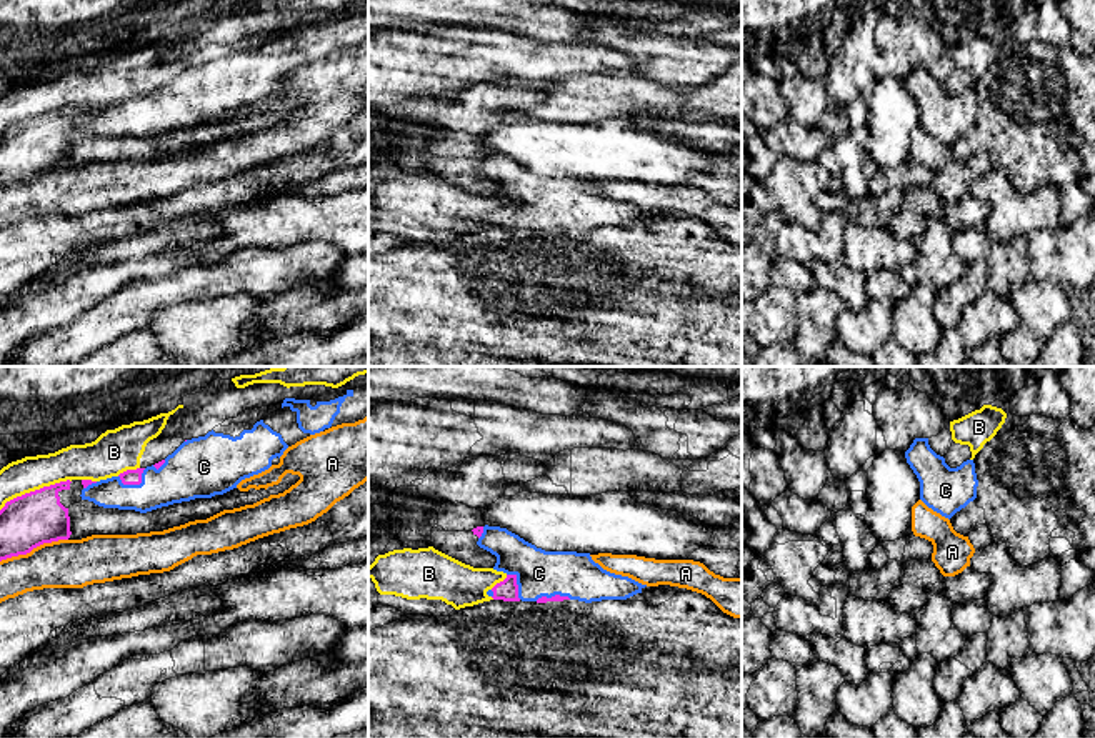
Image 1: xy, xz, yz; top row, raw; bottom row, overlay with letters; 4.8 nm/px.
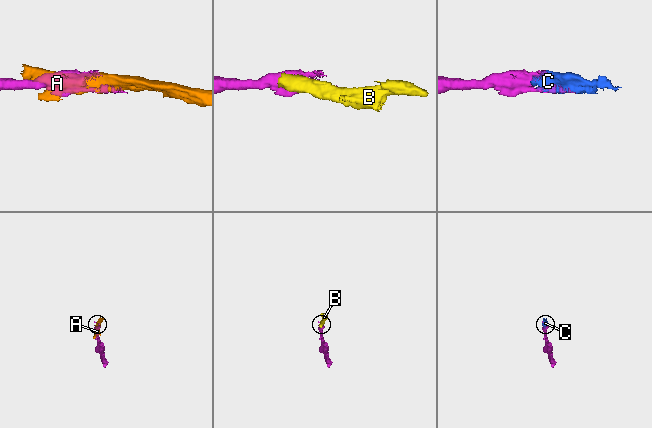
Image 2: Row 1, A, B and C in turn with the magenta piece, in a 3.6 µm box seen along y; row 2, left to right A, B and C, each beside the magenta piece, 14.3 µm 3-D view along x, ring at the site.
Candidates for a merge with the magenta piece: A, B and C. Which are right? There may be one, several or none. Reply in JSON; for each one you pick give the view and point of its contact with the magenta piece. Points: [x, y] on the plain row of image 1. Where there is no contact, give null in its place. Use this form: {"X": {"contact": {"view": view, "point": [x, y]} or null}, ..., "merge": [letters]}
{"C": {"contact": {"view": "xy", "point": [135, 110]}}, "merge": ["C"]}

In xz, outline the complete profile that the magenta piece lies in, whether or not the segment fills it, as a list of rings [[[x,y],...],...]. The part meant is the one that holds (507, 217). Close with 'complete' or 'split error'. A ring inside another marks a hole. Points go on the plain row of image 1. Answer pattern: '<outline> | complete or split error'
[[[477,153],[477,172],[497,183],[493,197],[507,205],[487,218],[503,228],[585,230],[627,227],[647,212],[615,202],[595,190],[590,180],[545,178],[500,153]]] | split error

